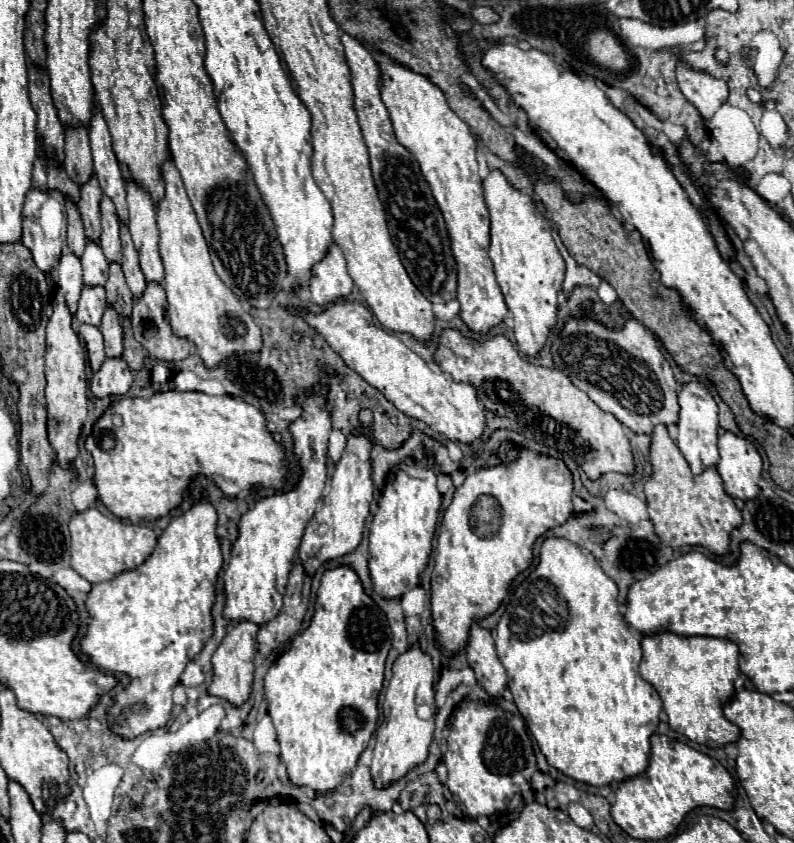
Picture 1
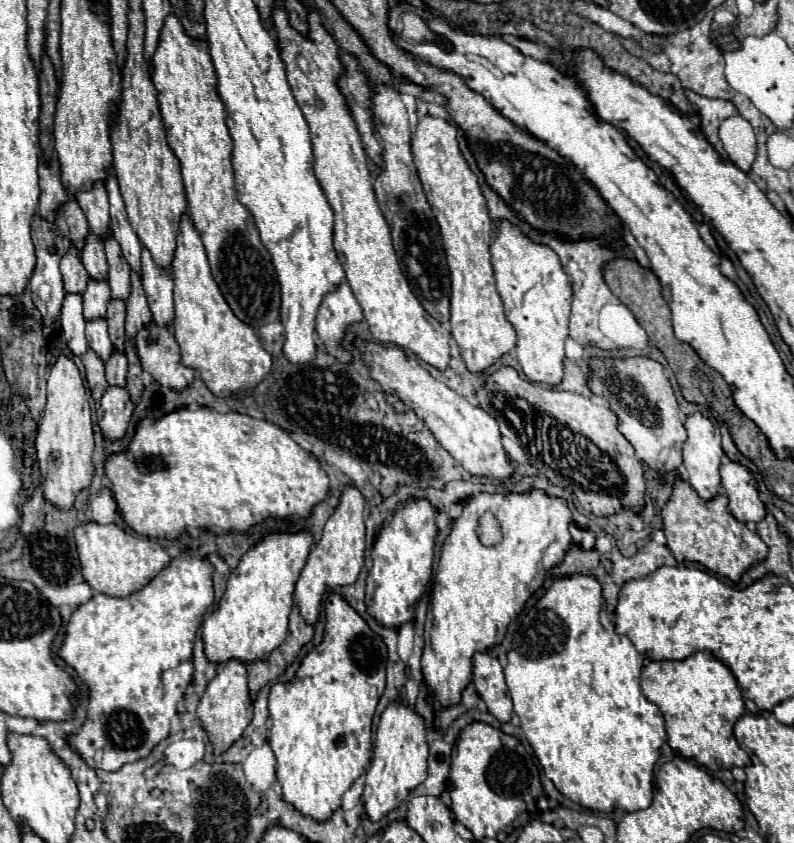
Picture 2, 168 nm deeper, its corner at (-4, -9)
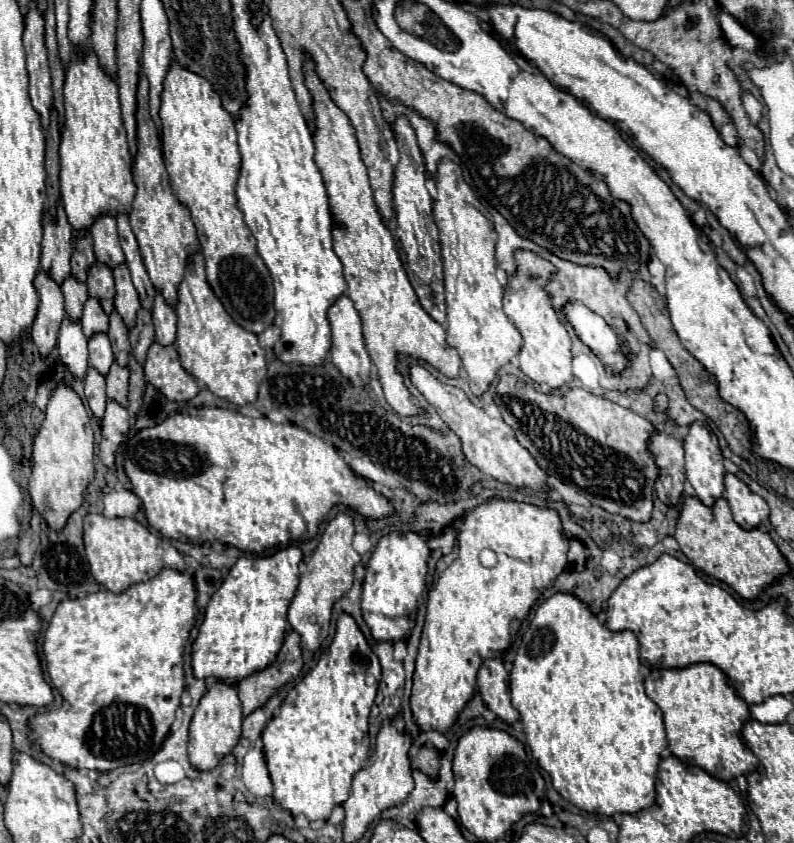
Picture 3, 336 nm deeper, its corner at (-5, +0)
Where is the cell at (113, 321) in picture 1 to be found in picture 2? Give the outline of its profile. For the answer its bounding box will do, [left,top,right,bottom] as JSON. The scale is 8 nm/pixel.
[106,351,126,385]

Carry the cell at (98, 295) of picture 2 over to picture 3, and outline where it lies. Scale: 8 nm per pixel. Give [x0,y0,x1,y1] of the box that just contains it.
[81,296,109,338]

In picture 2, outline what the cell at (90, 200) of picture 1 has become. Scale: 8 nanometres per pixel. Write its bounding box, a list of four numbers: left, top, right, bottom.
[82,233,108,281]

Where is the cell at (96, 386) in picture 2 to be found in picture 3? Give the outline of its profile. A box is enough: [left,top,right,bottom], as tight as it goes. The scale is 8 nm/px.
[85,368,107,420]

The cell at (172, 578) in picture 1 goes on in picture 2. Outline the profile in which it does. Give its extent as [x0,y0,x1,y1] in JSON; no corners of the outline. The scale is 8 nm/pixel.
[58,551,214,771]

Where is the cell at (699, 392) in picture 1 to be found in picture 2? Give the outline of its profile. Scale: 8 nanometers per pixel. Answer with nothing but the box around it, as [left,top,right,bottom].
[684,413,720,501]

